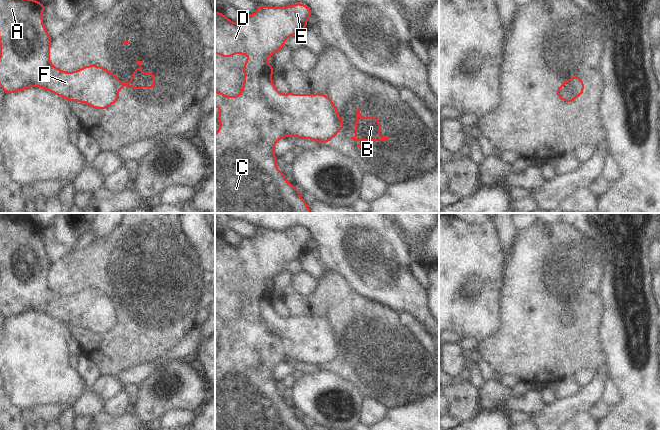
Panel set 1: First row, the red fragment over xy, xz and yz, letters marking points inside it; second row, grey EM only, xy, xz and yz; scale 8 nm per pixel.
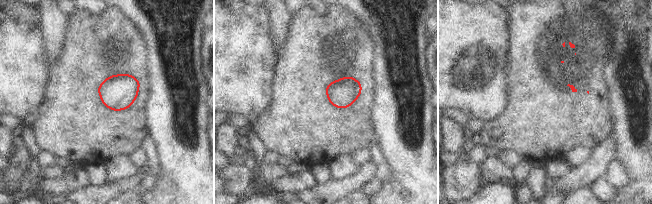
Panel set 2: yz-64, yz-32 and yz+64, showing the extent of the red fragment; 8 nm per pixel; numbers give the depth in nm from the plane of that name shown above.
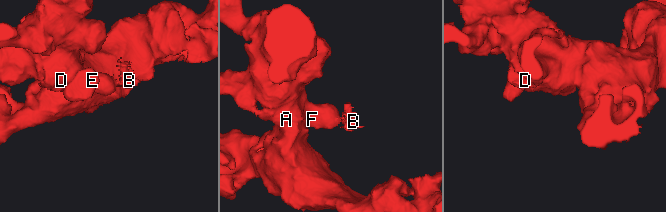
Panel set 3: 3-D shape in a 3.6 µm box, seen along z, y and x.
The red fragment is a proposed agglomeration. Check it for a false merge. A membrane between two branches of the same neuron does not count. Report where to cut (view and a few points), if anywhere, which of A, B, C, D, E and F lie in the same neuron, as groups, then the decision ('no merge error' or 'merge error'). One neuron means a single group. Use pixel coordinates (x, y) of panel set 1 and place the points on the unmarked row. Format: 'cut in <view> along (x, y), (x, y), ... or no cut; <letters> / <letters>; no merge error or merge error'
cut in yz along (568, 302), (576, 308), (577, 320); A C D E F / B; merge error

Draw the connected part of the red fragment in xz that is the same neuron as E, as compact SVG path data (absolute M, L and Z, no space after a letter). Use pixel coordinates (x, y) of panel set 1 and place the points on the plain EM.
M293 227L286 231L269 231L267 229L259 229L257 236L244 239L239 247L234 247L224 237L215 235L215 278L224 281L232 282L236 276L238 280L247 278L249 282L243 288L243 310L241 316L237 320L228 320L224 317L221 317L215 313L215 330L220 334L217 344L220 346L220 351L215 357L215 430L309 430L308 427L304 425L301 421L300 414L295 412L294 409L290 408L285 403L285 398L278 393L276 390L277 379L274 377L275 368L288 360L295 362L303 362L316 365L318 367L329 367L329 365L336 361L338 353L340 351L340 340L337 334L336 329L333 327L331 322L323 317L299 317L294 318L289 316L283 318L277 314L275 311L272 299L275 295L273 289L267 287L269 281L273 281L274 277L280 275L285 271L286 263L293 259L300 259L300 257L308 252L307 244L312 241L312 234L305 227Z

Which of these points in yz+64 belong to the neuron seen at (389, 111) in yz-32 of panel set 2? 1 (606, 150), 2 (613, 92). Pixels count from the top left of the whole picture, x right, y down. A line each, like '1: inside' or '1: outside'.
1: outside
2: inside

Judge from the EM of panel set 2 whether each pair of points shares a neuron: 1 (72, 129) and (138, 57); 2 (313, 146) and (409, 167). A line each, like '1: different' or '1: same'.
1: same
2: different

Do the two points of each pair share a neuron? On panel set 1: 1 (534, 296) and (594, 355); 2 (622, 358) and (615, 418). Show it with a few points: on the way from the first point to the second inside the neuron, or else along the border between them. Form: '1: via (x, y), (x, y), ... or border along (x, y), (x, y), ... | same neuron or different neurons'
1: via (540, 314), (576, 348) | same neuron
2: via (628, 373), (628, 403) | same neuron

